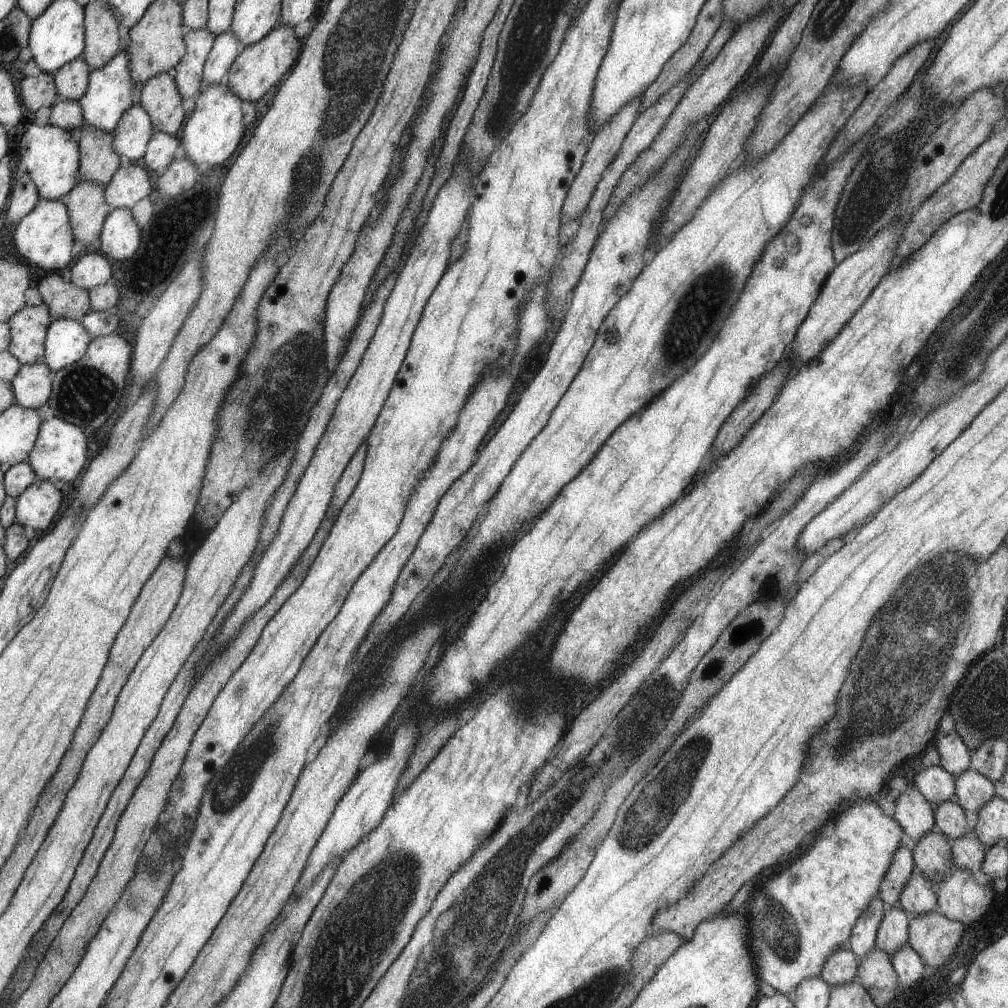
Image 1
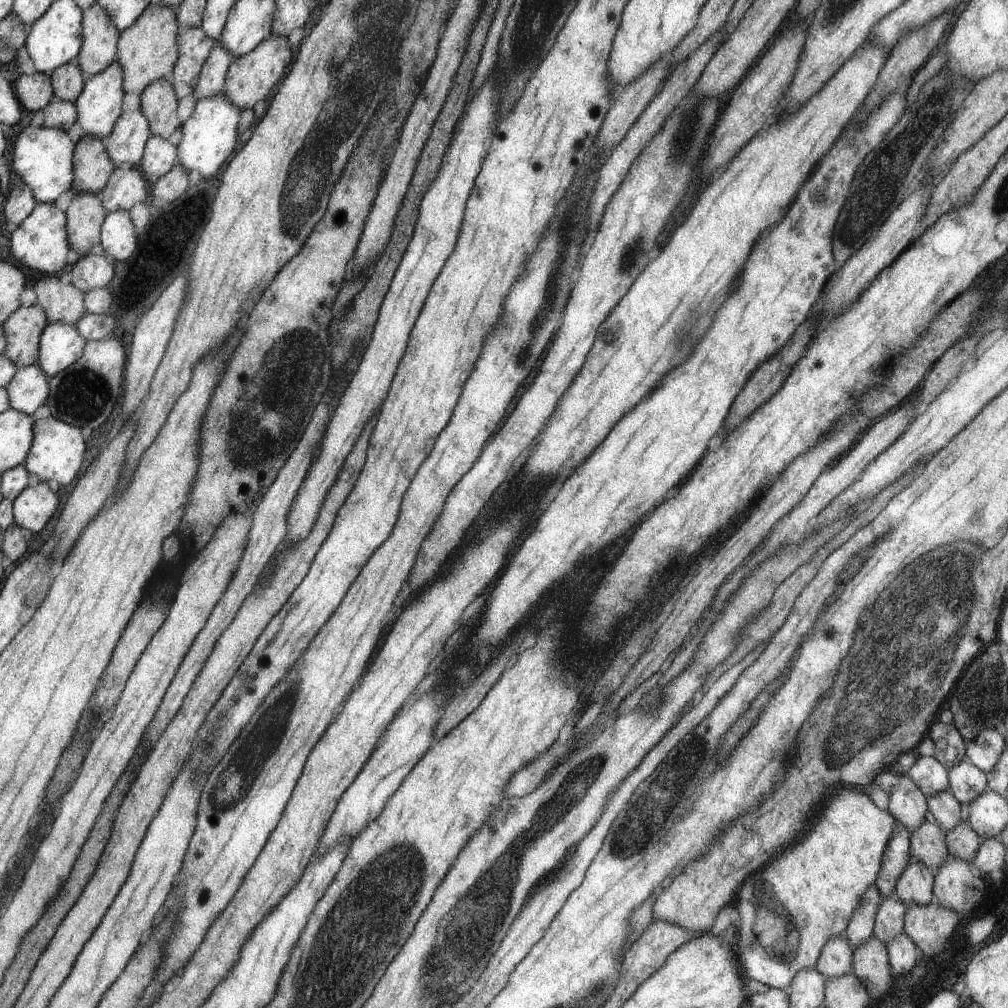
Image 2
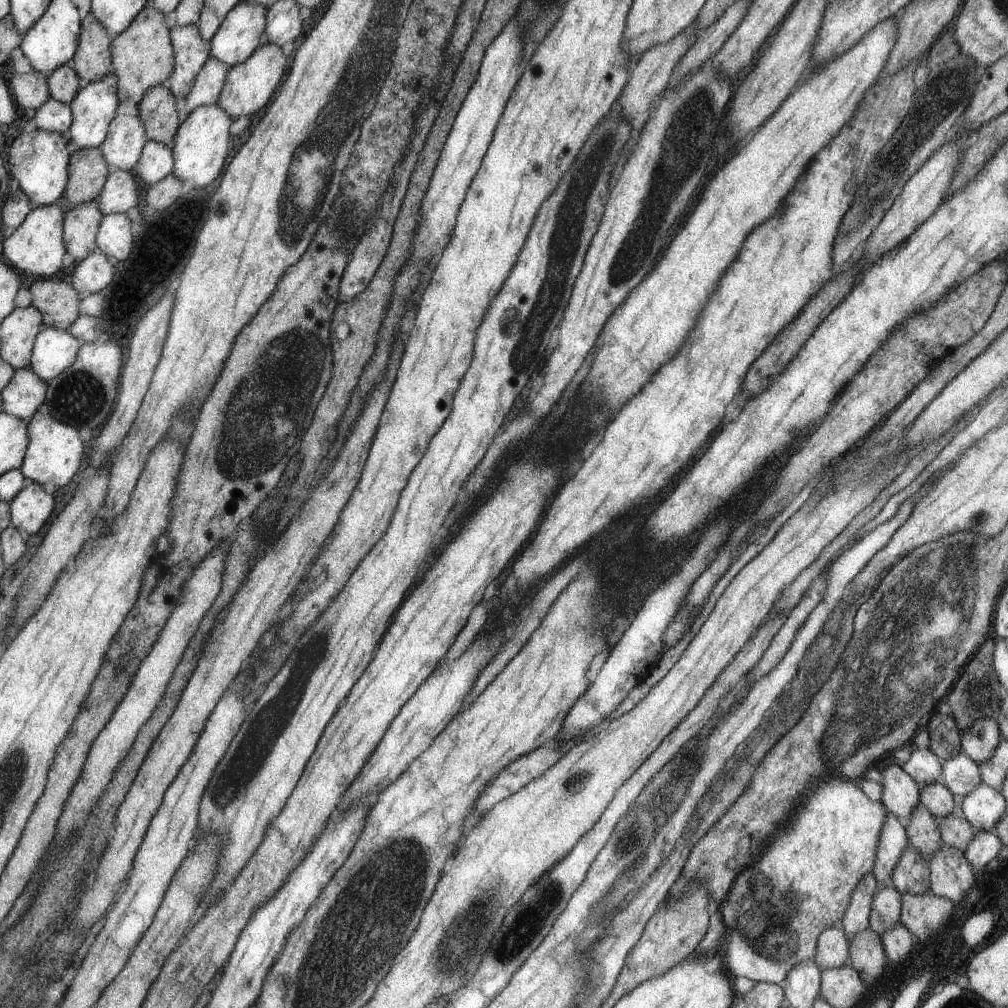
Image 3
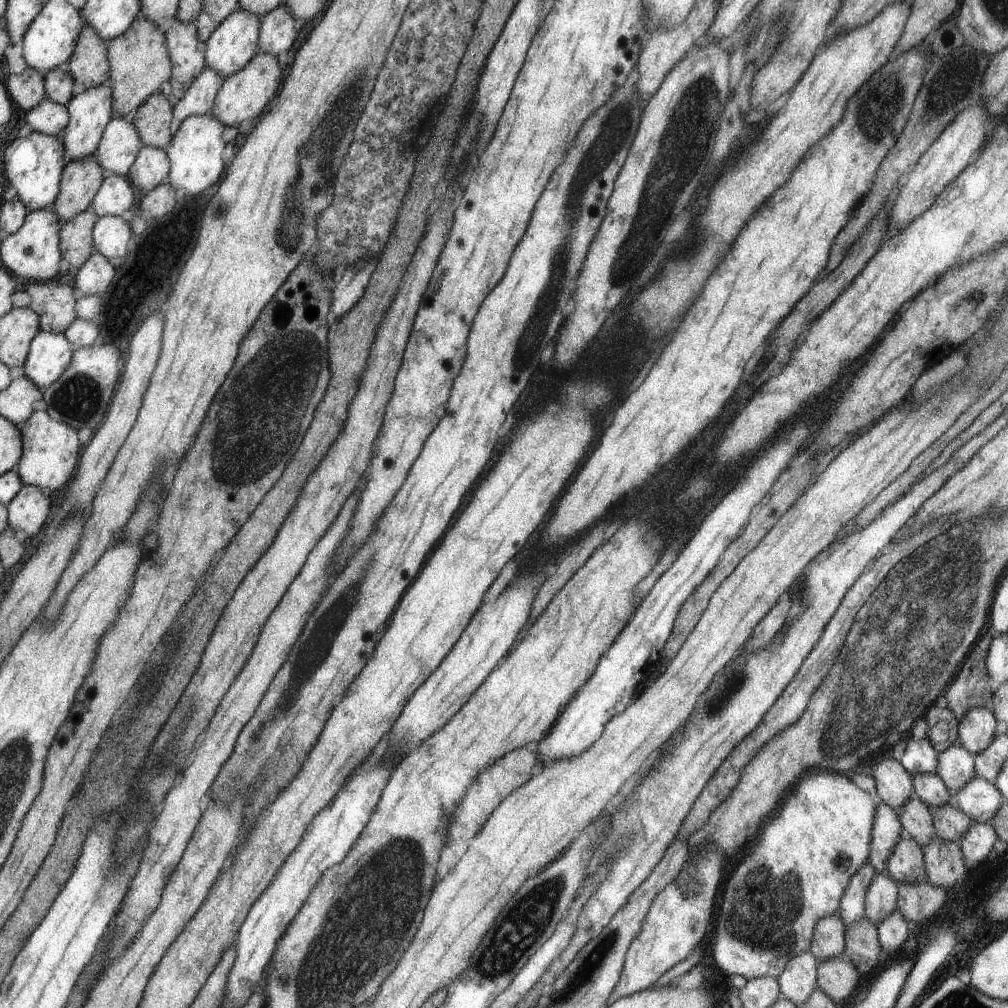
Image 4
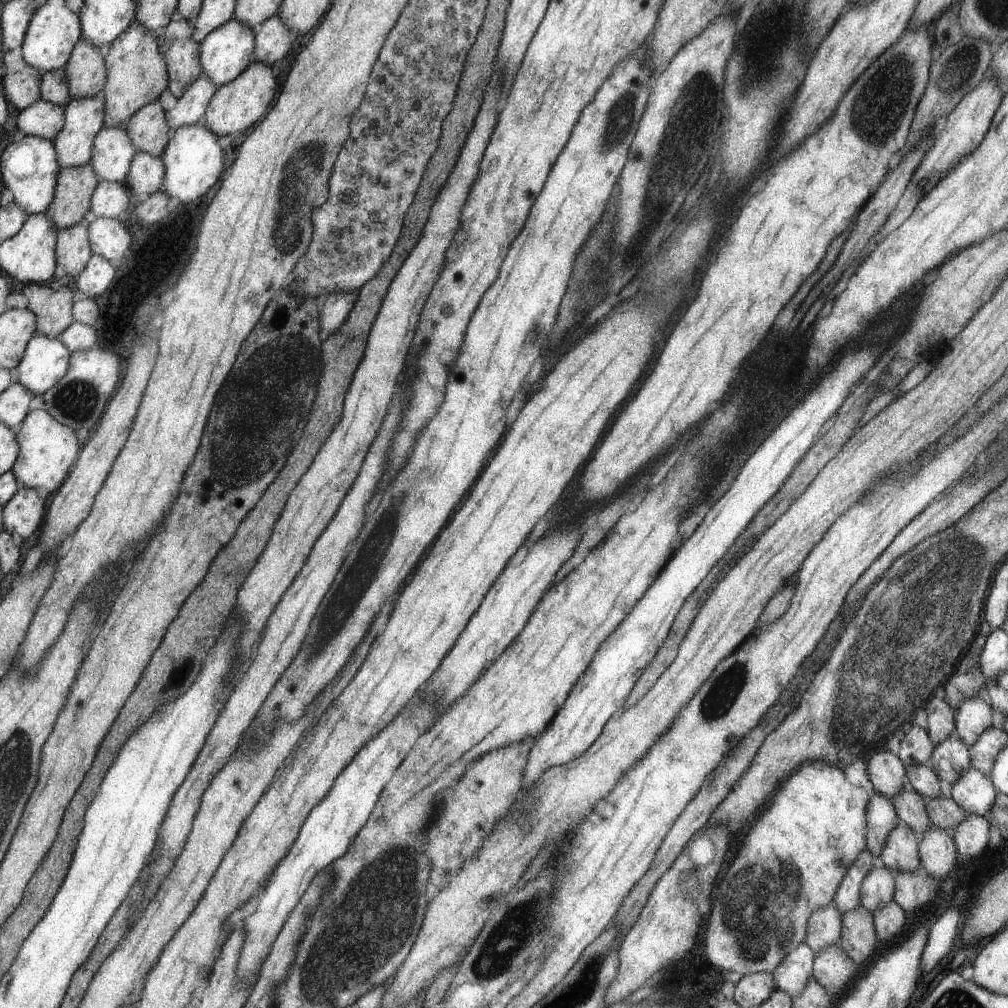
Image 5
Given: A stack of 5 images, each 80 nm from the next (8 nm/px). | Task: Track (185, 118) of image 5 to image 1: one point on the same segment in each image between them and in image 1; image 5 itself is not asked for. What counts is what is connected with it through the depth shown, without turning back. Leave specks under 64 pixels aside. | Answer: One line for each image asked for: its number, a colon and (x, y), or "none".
1: (226, 47)
2: (212, 78)
3: (206, 90)
4: (200, 97)

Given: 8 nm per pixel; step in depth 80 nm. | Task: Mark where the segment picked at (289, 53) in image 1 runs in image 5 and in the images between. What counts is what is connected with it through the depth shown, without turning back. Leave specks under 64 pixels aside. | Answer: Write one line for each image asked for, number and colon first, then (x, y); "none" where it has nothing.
2: (251, 77)
3: (248, 86)
4: (241, 99)
5: (237, 105)

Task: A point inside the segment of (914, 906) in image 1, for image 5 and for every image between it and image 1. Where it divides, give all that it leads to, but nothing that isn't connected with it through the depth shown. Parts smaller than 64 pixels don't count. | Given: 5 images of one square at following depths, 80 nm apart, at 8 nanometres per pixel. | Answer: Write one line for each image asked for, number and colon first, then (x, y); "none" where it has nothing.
2: (915, 886)
3: (912, 875)
4: (906, 864)
5: (900, 853)

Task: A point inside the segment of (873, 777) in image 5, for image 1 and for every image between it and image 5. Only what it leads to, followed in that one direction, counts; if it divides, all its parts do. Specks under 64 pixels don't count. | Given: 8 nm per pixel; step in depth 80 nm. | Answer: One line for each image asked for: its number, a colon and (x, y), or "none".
1: (916, 816)
2: (908, 804)
3: (901, 794)
4: (894, 783)

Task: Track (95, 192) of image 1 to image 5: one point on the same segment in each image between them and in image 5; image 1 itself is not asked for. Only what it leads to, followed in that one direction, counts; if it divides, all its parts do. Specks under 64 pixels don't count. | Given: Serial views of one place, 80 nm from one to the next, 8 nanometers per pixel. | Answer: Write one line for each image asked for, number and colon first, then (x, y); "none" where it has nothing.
2: (86, 213)
3: (82, 222)
4: (77, 244)
5: (74, 249)

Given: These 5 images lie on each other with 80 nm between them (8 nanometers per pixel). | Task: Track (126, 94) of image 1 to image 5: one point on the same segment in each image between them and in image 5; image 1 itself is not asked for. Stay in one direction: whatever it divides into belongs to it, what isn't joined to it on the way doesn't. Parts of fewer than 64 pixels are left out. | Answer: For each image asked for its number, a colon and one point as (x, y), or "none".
2: (99, 106)
3: (94, 108)
4: (89, 112)
5: (84, 117)

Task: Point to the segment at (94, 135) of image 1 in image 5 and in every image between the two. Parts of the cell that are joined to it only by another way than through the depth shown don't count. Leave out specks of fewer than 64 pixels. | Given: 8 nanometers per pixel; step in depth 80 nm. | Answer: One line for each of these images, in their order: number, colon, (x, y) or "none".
2: (92, 165)
3: (88, 172)
4: (82, 179)
5: (75, 186)

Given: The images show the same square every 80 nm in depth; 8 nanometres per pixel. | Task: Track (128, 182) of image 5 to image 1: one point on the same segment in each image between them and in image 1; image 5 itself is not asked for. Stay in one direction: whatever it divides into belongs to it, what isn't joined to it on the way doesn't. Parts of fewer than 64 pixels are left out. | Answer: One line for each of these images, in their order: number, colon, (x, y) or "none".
1: (161, 147)
2: (160, 155)
3: (156, 161)
4: (151, 167)

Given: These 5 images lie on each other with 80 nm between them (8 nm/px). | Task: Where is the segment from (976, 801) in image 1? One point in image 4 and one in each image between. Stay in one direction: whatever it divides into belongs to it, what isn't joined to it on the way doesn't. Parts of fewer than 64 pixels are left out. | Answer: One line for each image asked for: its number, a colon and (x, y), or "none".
2: (966, 782)
3: (961, 775)
4: (956, 766)

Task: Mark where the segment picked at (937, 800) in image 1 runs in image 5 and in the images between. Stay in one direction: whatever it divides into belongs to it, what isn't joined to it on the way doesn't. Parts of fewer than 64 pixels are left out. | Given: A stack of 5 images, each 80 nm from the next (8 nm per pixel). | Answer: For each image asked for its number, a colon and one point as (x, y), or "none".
2: (932, 777)
3: (923, 766)
4: (919, 757)
5: (916, 749)

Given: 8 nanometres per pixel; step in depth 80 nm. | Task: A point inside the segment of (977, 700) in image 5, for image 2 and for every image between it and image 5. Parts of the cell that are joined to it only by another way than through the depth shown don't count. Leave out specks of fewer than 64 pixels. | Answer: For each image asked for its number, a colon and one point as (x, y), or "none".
2: (984, 751)
3: (979, 742)
4: (977, 729)

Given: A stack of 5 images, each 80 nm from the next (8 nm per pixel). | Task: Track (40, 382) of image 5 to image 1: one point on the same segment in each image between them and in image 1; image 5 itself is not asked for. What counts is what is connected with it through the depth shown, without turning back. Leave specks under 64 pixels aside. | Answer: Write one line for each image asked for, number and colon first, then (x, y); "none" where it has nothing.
1: (67, 340)
2: (62, 344)
3: (55, 350)
4: (51, 353)

